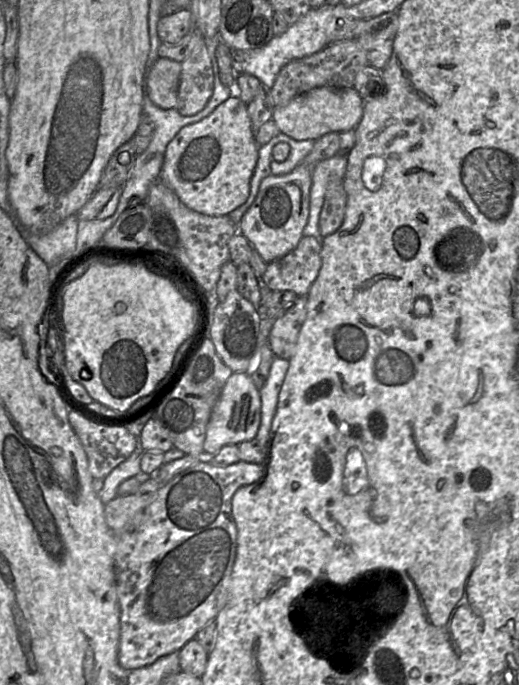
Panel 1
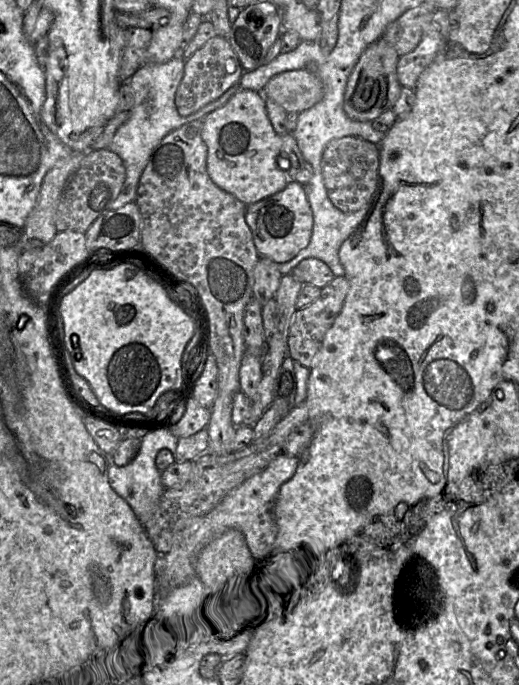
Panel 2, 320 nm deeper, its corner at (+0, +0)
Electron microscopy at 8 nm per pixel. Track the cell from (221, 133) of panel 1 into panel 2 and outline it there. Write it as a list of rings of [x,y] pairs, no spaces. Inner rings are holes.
[[[240,88],[222,107],[203,118],[201,136],[207,146],[207,172],[211,180],[222,190],[232,194],[246,205],[282,191],[290,180],[287,169],[289,160],[282,153],[282,136],[273,128],[266,111],[263,92]]]

